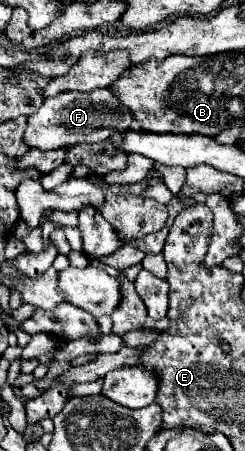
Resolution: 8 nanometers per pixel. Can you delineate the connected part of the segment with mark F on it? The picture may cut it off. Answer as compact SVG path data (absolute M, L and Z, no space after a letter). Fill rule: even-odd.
M96 89L90 93L66 91L56 97L48 97L42 103L40 111L28 117L24 143L40 151L50 151L80 143L98 143L106 141L116 131L132 129L132 121L134 119L132 113L128 113L128 107L122 107L120 101L116 99L116 93L112 93L110 89Z

